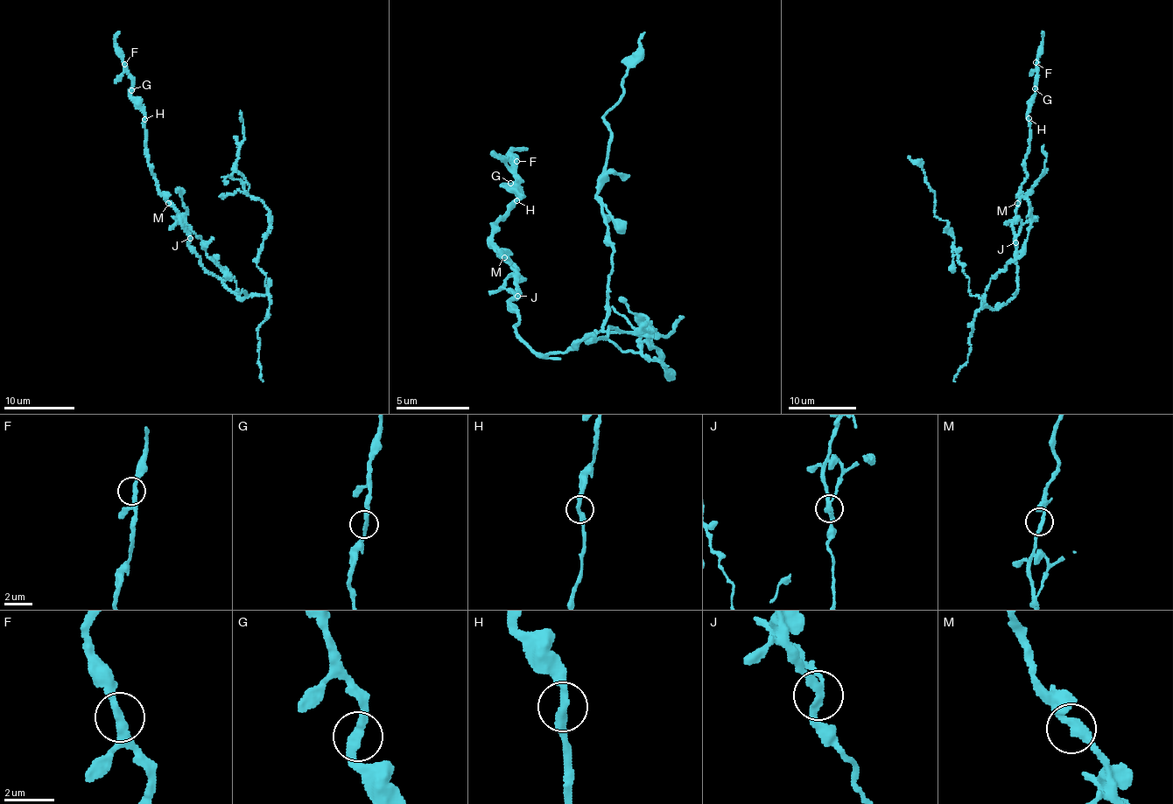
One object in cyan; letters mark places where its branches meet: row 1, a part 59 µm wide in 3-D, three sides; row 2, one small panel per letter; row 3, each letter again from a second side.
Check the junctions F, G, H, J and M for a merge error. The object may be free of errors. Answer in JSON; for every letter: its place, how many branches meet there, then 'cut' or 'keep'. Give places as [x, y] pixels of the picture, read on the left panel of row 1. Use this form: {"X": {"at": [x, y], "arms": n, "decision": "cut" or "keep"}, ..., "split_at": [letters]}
{"F": {"at": [124, 64], "arms": 3, "decision": "keep"}, "G": {"at": [131, 90], "arms": 2, "decision": "keep"}, "H": {"at": [144, 119], "arms": 2, "decision": "keep"}, "J": {"at": [190, 238], "arms": 3, "decision": "cut"}, "M": {"at": [168, 203], "arms": 2, "decision": "keep"}, "split_at": ["J"]}

